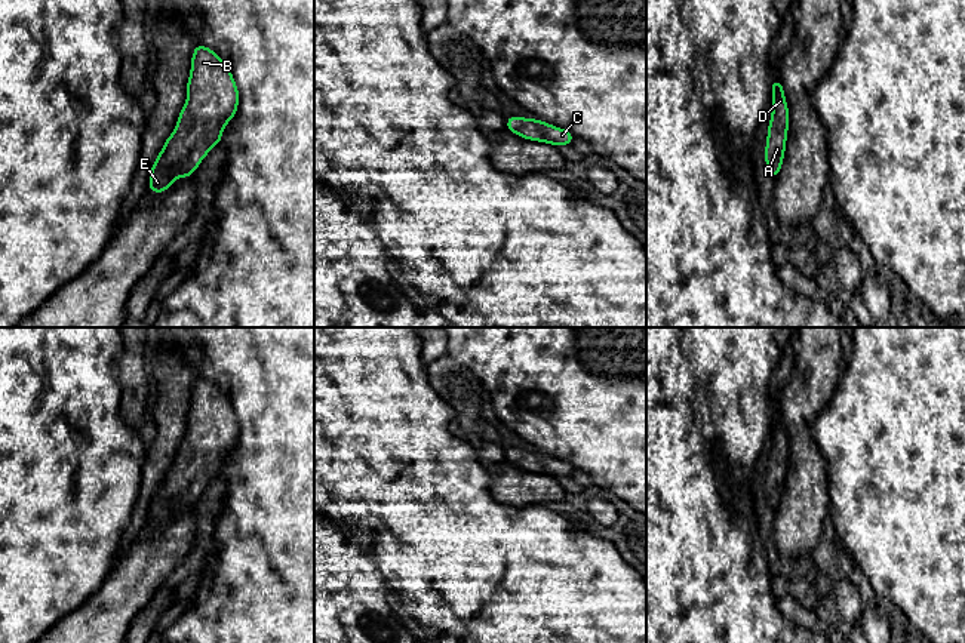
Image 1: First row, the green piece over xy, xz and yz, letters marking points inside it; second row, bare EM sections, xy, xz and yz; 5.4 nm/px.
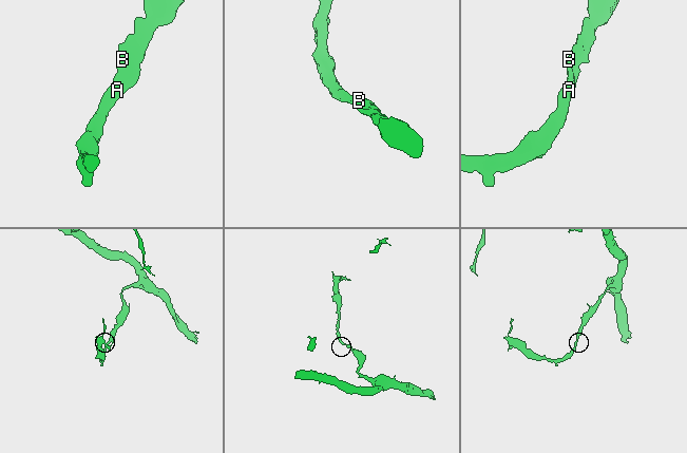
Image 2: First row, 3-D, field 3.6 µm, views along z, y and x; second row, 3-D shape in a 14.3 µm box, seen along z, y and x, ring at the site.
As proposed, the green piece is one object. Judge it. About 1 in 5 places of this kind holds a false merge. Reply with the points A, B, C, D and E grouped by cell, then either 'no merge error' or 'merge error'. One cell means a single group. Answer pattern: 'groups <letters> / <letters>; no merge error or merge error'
groups A B C D E; no merge error

